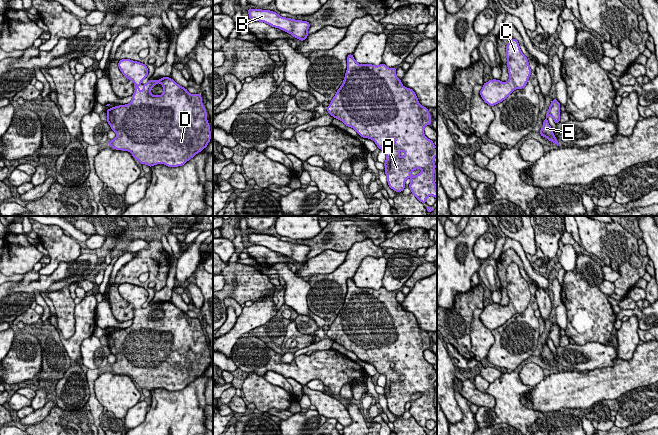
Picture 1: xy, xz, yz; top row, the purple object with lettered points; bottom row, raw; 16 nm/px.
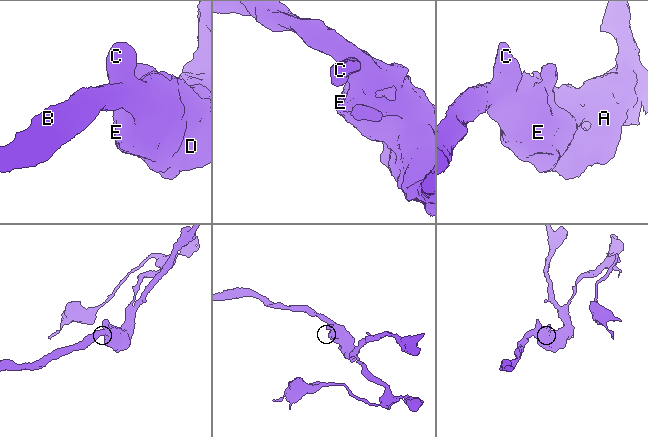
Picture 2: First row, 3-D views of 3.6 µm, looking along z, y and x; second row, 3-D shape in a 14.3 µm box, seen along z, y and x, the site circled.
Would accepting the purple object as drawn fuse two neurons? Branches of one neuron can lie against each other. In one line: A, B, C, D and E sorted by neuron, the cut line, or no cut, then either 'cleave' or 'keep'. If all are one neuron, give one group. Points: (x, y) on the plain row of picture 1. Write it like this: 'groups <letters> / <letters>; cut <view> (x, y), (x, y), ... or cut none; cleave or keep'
groups A B C D E; cut none; keep

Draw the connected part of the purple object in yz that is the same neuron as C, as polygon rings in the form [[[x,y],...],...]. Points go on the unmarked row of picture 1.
[[[512,262],[506,270],[507,291],[509,304],[489,304],[483,308],[480,320],[490,330],[494,330],[505,324],[514,314],[526,310],[531,299],[531,293],[527,281],[522,277],[519,267]]]

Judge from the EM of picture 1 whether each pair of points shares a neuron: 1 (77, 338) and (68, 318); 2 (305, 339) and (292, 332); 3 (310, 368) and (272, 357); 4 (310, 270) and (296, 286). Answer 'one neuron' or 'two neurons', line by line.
1: two neurons
2: one neuron
3: one neuron
4: two neurons

